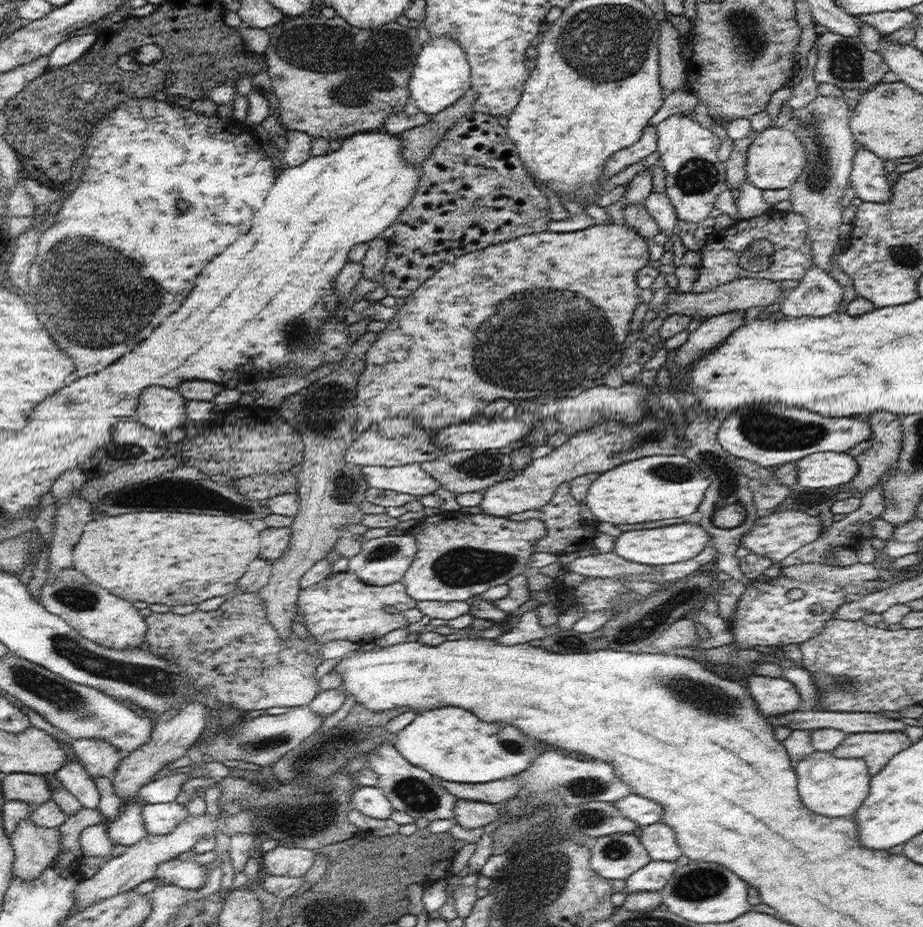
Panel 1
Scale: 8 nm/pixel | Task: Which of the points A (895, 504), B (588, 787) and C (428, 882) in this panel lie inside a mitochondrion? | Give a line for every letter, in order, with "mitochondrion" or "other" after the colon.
A: mitochondrion
B: mitochondrion
C: other

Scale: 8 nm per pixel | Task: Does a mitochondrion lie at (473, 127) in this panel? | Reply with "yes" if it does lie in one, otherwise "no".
no

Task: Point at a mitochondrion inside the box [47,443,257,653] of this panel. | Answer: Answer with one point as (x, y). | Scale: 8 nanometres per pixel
(75, 598)

